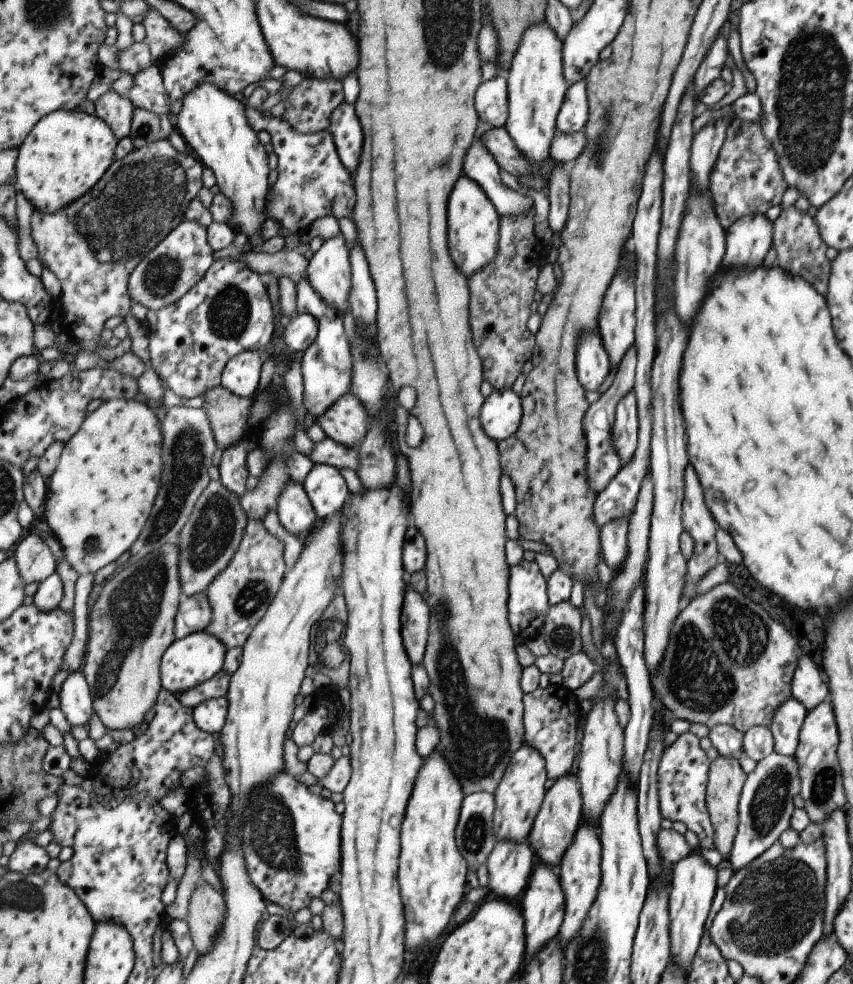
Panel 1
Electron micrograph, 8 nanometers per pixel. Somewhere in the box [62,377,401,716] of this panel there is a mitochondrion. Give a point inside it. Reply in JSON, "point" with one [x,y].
{"point":[133,609]}

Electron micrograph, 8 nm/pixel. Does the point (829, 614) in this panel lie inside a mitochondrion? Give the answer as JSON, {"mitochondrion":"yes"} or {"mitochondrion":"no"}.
{"mitochondrion":"no"}

